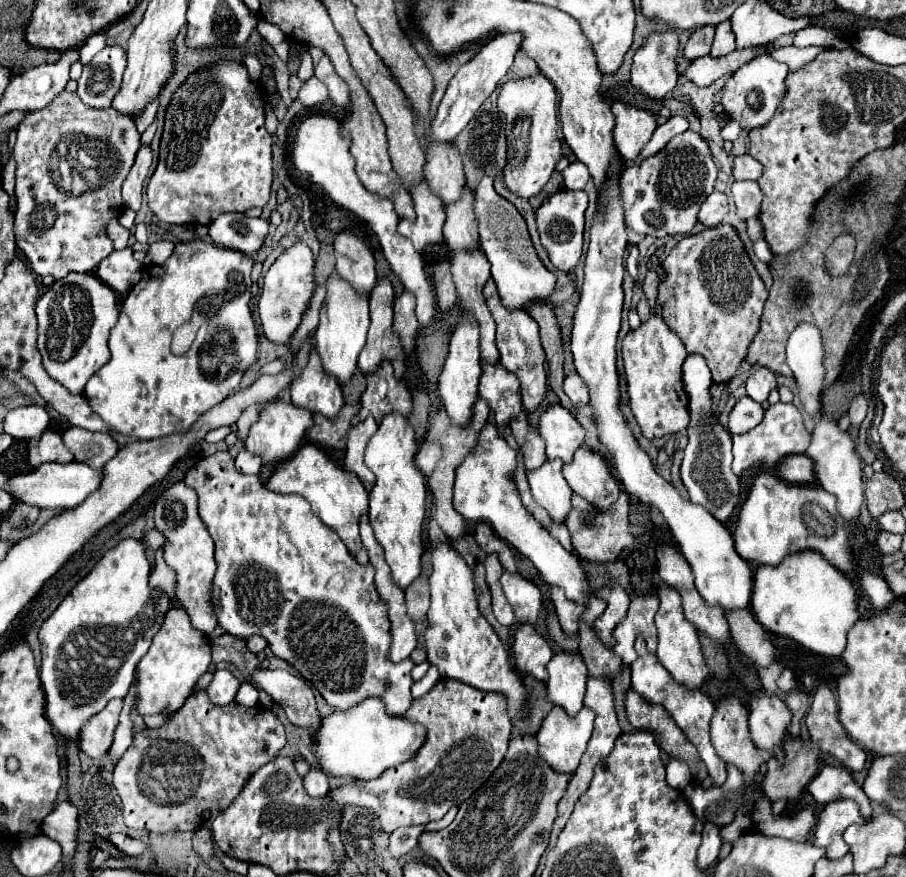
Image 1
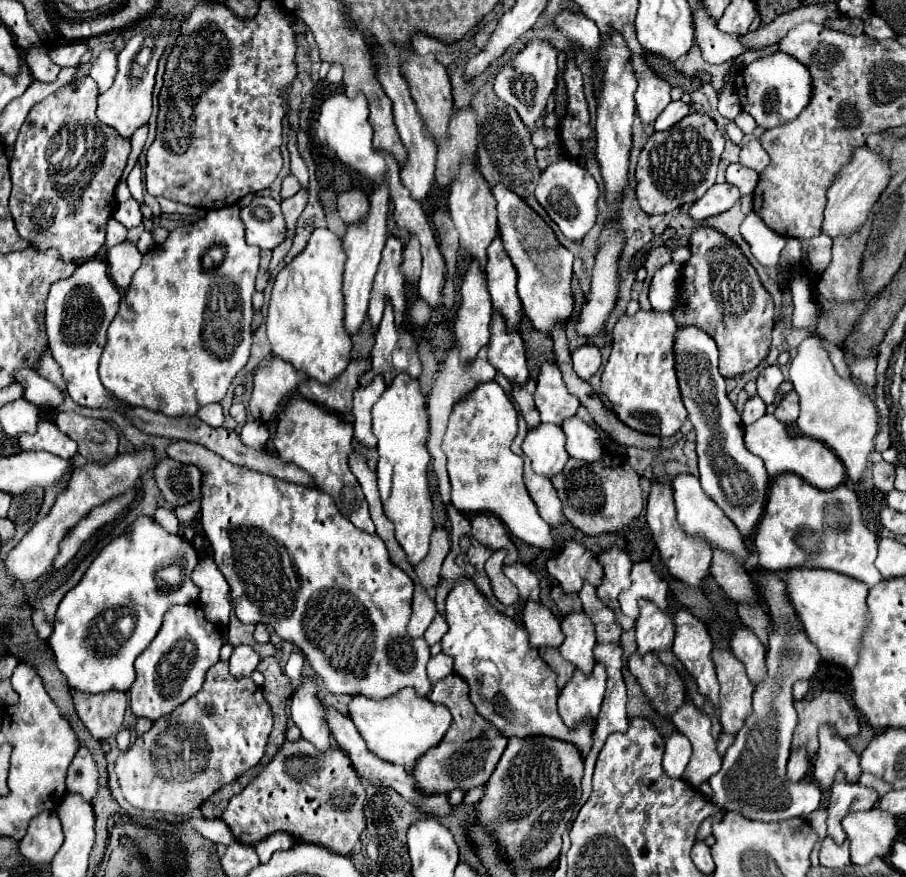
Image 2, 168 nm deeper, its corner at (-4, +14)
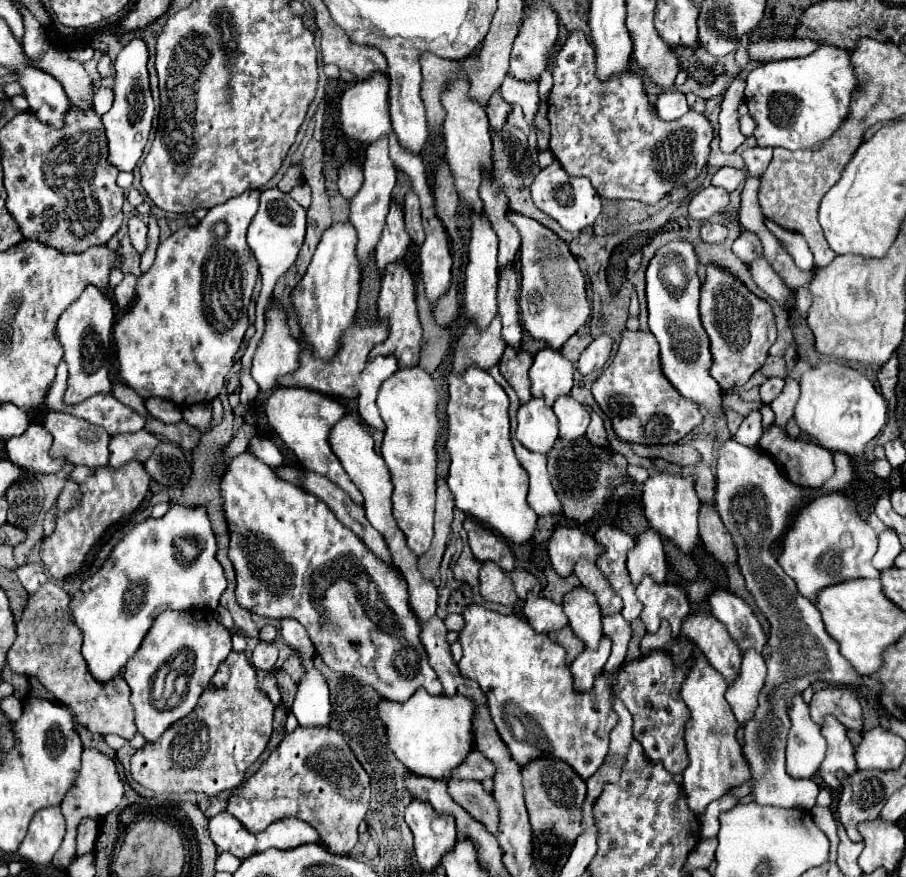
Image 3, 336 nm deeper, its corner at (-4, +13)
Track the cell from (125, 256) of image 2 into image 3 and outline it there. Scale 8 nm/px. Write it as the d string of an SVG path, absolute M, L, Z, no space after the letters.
M126 274L122 284L114 290L114 302L118 306L120 312L128 310L130 304L134 302L134 296L136 296L136 276L132 274Z

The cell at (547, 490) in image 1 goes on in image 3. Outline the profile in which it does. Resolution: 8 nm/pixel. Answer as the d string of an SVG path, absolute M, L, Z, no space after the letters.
M530 398L524 406L518 408L518 440L538 454L548 454L558 438L558 422L552 408L546 406L544 398Z

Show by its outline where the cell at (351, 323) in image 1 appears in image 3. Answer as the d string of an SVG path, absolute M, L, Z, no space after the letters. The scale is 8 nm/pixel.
M380 136L378 140L374 140L366 148L366 158L364 158L362 170L364 170L362 188L350 200L350 222L354 224L354 228L358 232L360 264L366 266L372 250L376 248L376 242L380 240L380 234L382 234L382 228L384 228L384 218L386 218L388 208L390 208L390 194L392 194L392 188L396 184L396 170L394 170L390 156L388 156L388 136Z

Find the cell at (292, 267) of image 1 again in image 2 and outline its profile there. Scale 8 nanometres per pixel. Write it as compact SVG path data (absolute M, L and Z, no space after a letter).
M314 229L304 251L276 275L268 301L266 331L272 353L324 385L340 377L350 363L352 341L344 333L342 271L342 241L328 229Z

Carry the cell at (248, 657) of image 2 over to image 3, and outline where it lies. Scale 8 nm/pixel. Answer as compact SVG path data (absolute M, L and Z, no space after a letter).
M258 642L252 654L252 664L258 670L272 670L278 660L278 648L274 642Z

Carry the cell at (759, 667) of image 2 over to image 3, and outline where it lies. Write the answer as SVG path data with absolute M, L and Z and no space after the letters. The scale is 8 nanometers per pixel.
M716 588L708 596L708 604L716 618L720 618L720 622L726 624L728 632L738 642L742 652L746 652L748 648L764 648L766 636L762 632L762 626L754 616L752 608L740 596L736 596L728 588Z

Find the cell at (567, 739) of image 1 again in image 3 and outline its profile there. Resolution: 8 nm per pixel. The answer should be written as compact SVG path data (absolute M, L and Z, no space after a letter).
M602 636L600 646L596 650L584 648L584 652L570 664L576 690L588 692L594 686L594 680L602 672L608 656L610 656L610 638L608 636Z

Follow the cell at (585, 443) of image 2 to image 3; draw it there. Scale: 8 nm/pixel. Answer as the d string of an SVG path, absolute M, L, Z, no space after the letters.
M560 396L554 406L552 406L556 418L558 418L558 428L562 438L578 438L586 434L590 416L588 410L576 402L572 396Z

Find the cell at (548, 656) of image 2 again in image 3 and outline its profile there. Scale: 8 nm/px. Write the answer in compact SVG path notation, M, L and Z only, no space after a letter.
M564 626L564 628L556 630L552 636L554 636L554 640L556 640L558 644L562 644L562 646L566 648L566 662L568 662L568 664L572 664L574 658L584 650L584 642L572 632L570 626Z

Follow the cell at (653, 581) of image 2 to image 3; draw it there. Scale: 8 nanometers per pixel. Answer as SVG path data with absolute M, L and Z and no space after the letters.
M648 528L638 534L634 546L628 550L628 570L634 584L640 584L644 576L656 582L666 580L666 556L662 548L662 538L656 530Z

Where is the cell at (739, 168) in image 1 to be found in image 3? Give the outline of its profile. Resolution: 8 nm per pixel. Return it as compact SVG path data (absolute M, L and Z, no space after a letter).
M754 146L754 148L748 148L742 152L742 158L748 166L748 172L756 178L760 178L764 174L764 170L768 168L770 160L772 160L772 148L760 148L760 146Z

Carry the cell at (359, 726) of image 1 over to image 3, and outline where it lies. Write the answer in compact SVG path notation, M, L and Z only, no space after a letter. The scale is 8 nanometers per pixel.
M424 688L408 702L380 702L380 720L386 726L388 748L416 776L448 780L450 774L474 750L474 712L476 706L466 696L432 696Z

